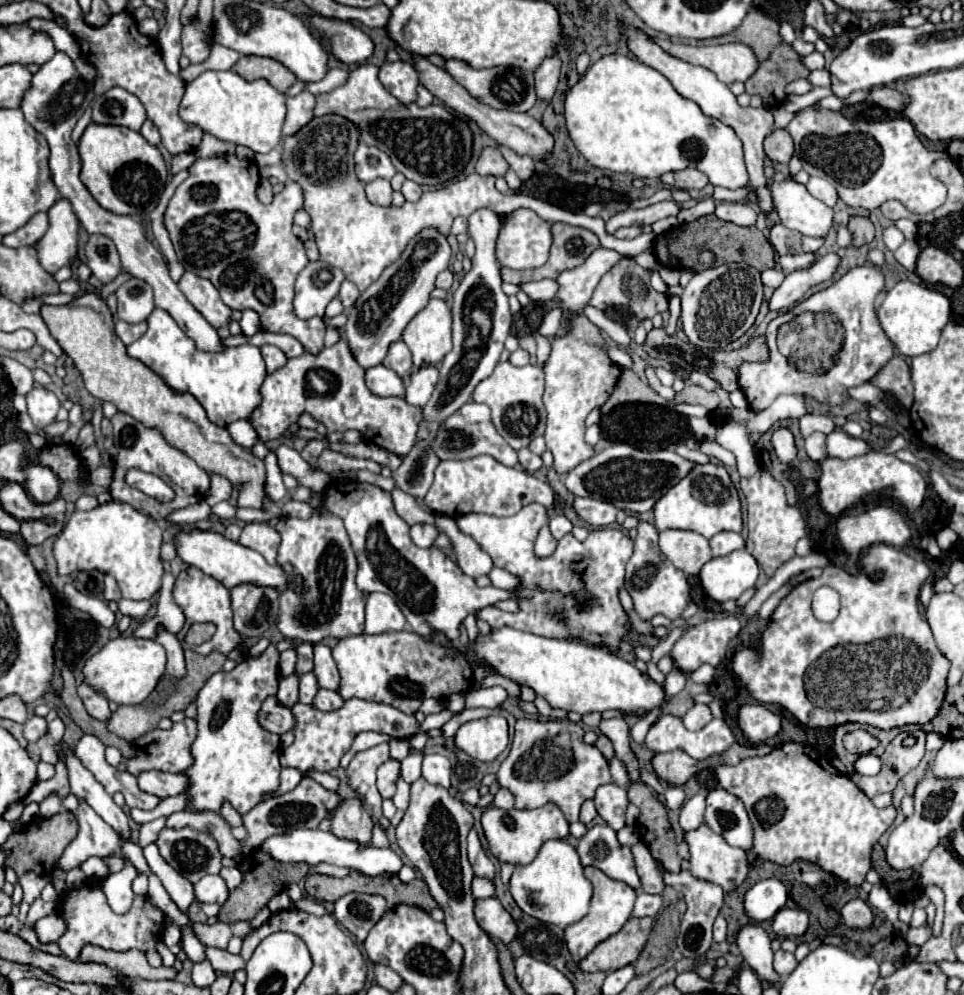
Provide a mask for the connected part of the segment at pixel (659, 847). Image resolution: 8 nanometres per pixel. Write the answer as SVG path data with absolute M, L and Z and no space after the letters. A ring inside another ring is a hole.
M641 781L631 783L629 801L637 805L641 811L637 819L637 829L641 839L651 849L651 855L657 861L661 861L667 871L679 873L681 857L677 853L677 843L675 843L675 835L673 835L665 805L655 797L651 787Z

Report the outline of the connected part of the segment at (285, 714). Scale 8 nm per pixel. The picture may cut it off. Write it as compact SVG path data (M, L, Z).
M267 697L259 711L259 723L267 731L283 735L283 733L295 729L295 715L293 715L291 707L283 707L279 703L279 699Z

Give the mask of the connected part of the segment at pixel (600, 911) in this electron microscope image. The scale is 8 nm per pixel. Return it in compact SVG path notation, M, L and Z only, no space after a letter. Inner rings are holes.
M587 867L585 877L593 883L593 889L595 889L593 899L591 899L591 909L579 923L573 923L565 929L565 941L567 941L567 947L575 961L581 961L601 941L615 935L627 923L627 919L631 917L635 897L637 897L637 891L633 887L627 887L627 883L623 883L623 881L615 881L615 879L603 875L603 871L599 871L597 867Z

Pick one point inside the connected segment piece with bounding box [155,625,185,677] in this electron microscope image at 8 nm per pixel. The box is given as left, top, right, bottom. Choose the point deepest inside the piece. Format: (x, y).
(175, 663)

